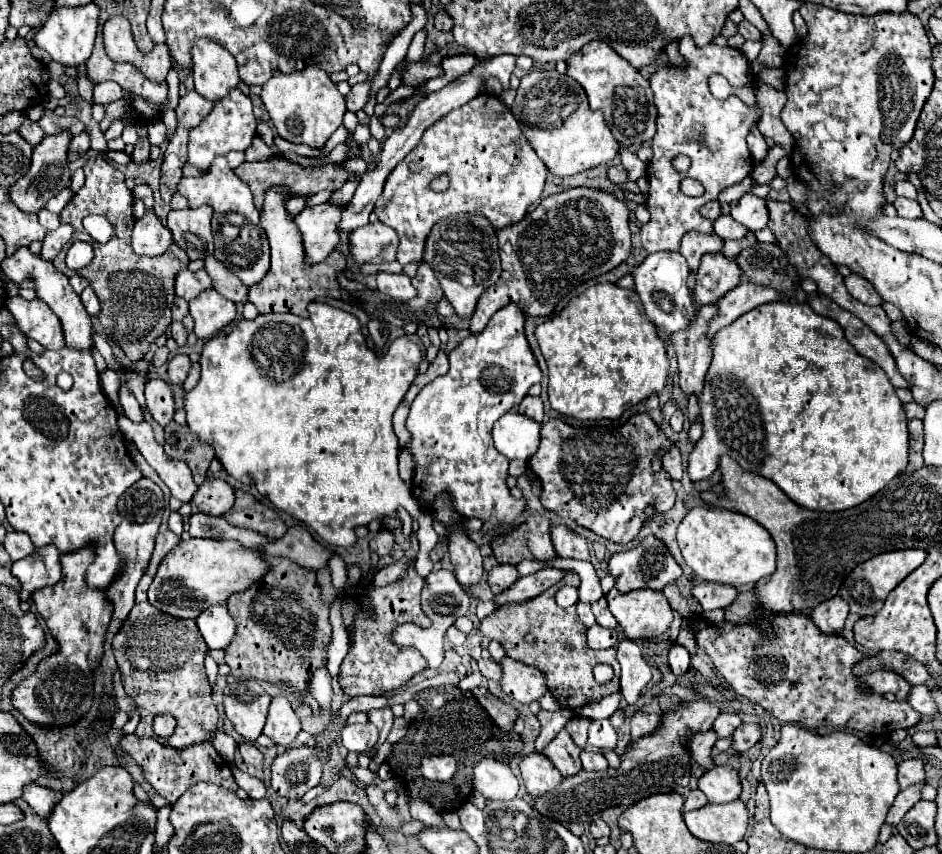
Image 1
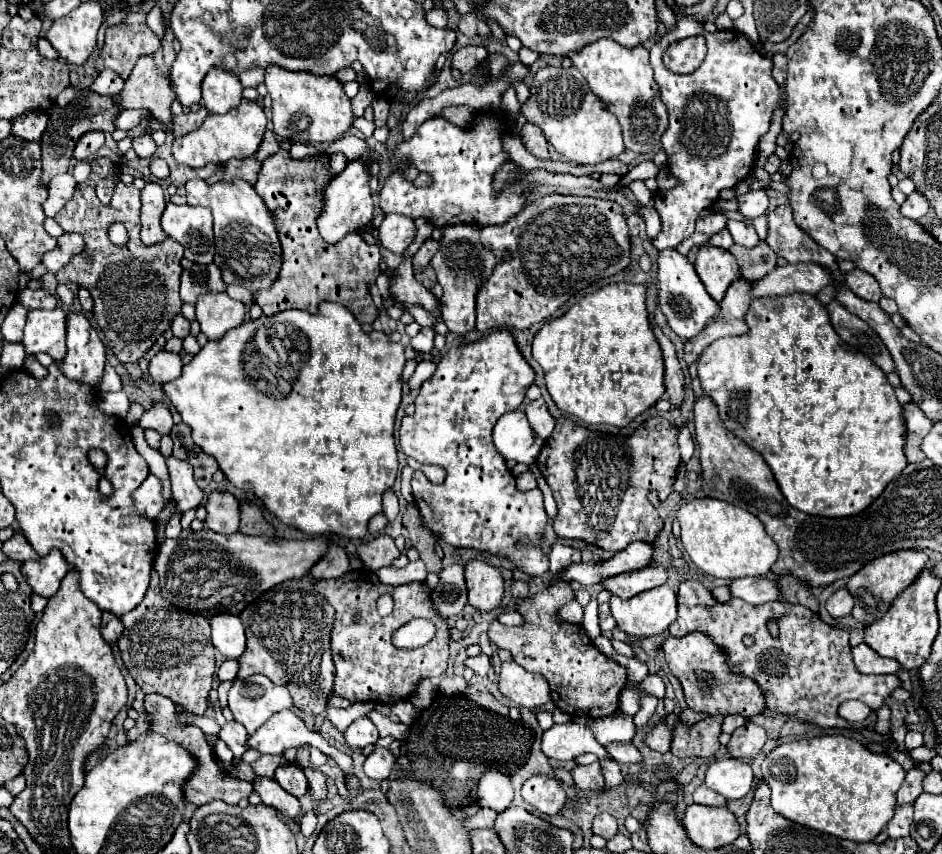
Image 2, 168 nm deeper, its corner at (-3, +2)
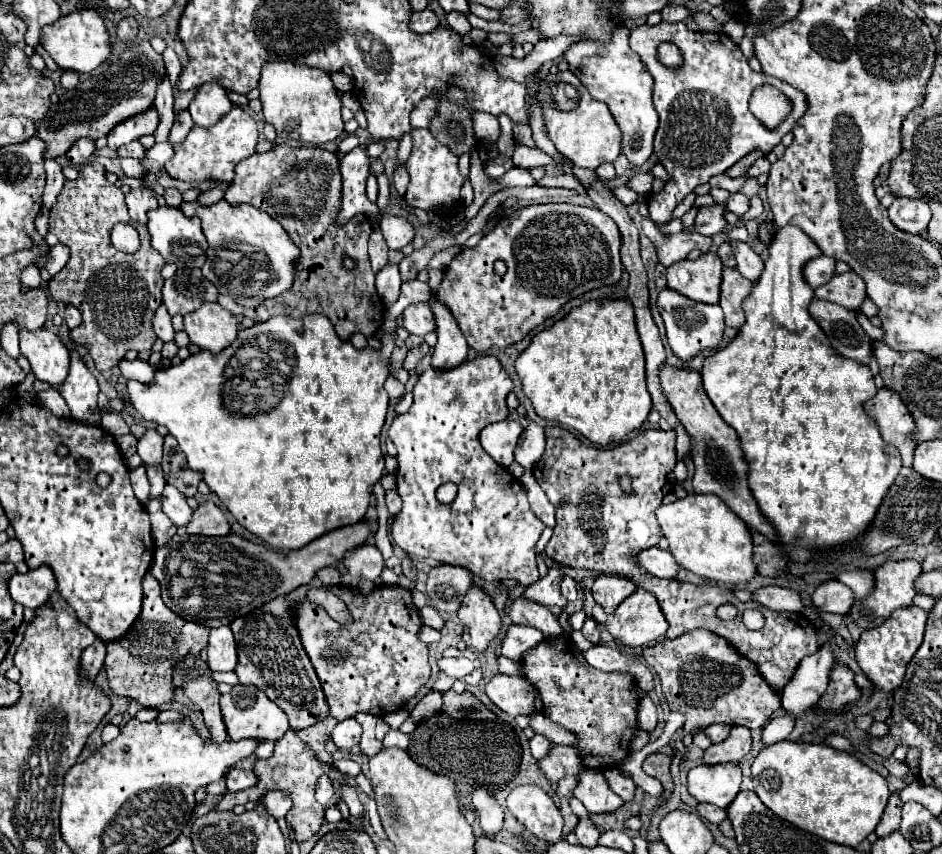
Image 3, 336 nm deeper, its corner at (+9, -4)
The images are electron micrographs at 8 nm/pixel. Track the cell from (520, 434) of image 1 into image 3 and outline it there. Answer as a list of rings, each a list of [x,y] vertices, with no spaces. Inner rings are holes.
[[[507,418],[497,424],[489,424],[481,430],[479,440],[483,450],[501,466],[509,466],[515,460],[515,446],[523,428],[519,422]]]

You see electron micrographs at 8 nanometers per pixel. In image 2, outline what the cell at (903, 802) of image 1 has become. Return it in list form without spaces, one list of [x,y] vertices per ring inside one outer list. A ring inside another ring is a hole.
[[[897,806],[895,816],[887,824],[889,838],[909,836],[909,826],[913,822],[913,806]]]

